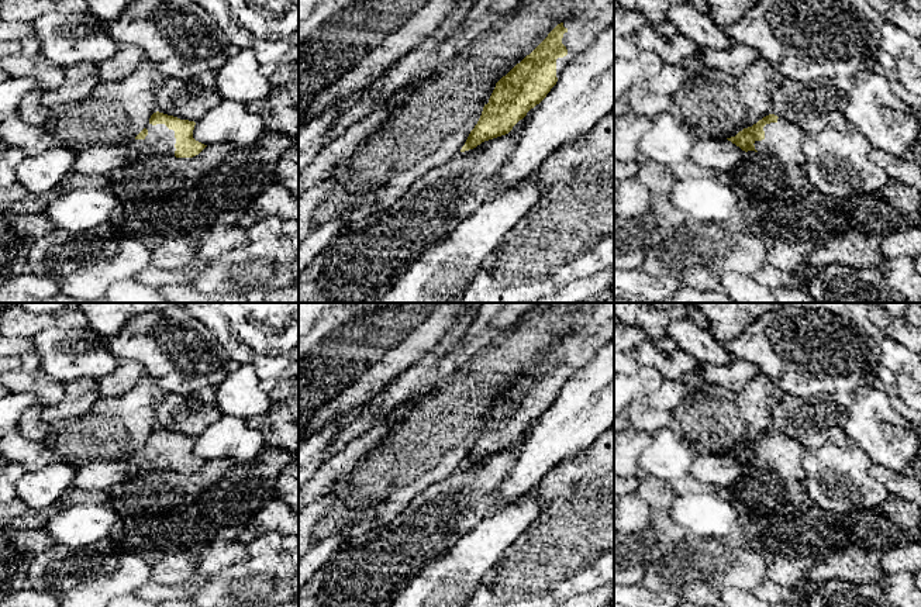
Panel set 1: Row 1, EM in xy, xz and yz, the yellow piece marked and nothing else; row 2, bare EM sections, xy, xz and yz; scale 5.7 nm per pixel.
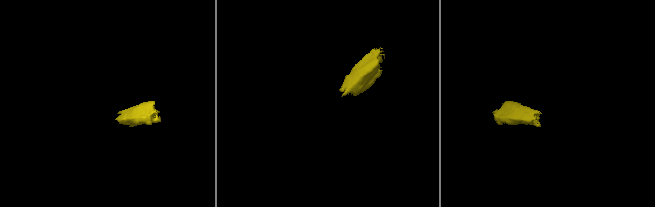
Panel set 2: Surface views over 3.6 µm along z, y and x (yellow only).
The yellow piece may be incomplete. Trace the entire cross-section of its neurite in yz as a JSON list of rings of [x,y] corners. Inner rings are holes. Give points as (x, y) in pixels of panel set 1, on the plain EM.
[[[769,430],[735,452],[727,453],[742,466],[755,466],[787,480],[803,482],[803,458],[808,449],[797,441]]]

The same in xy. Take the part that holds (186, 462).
[[[156,427],[127,462],[137,470],[193,473],[207,462],[193,453],[194,441],[194,437]]]

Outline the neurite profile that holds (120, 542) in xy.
[[[115,534],[110,541],[118,549],[134,551],[137,553],[144,553],[142,546],[134,545],[130,539],[123,538],[120,534]]]

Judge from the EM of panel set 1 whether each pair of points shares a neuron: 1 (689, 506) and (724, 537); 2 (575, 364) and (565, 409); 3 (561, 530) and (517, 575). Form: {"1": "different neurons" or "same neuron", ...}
{"1": "same neuron", "2": "different neurons", "3": "same neuron"}

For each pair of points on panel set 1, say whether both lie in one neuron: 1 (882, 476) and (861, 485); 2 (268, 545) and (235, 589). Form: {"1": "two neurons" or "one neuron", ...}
{"1": "two neurons", "2": "one neuron"}

